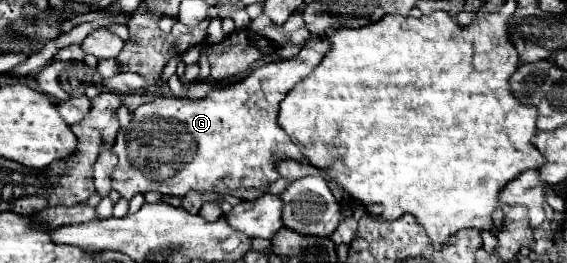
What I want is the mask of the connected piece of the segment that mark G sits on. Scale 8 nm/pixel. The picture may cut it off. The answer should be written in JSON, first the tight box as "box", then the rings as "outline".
{"box":[112,38,326,200],"outline":[[[310,38],[298,56],[290,58],[290,60],[276,60],[276,62],[270,62],[270,64],[264,64],[256,70],[252,70],[246,78],[234,82],[234,84],[220,84],[220,86],[214,86],[214,90],[206,96],[206,98],[200,98],[200,100],[190,100],[190,98],[156,98],[148,104],[142,104],[138,106],[134,112],[132,112],[132,120],[126,128],[120,128],[118,130],[118,136],[116,136],[116,142],[114,142],[114,154],[118,156],[118,164],[112,172],[112,188],[120,192],[122,198],[130,200],[134,194],[142,192],[150,192],[150,190],[156,190],[160,194],[174,194],[174,196],[186,196],[190,190],[194,192],[226,192],[238,200],[256,200],[258,196],[266,194],[268,186],[280,178],[278,174],[278,164],[282,160],[288,160],[288,156],[278,156],[276,150],[286,142],[286,132],[282,130],[282,126],[278,124],[278,104],[280,104],[280,98],[284,98],[284,94],[296,84],[296,82],[302,82],[302,78],[308,76],[308,72],[312,72],[316,66],[318,66],[318,60],[322,60],[326,48],[314,48],[314,38]]]}

